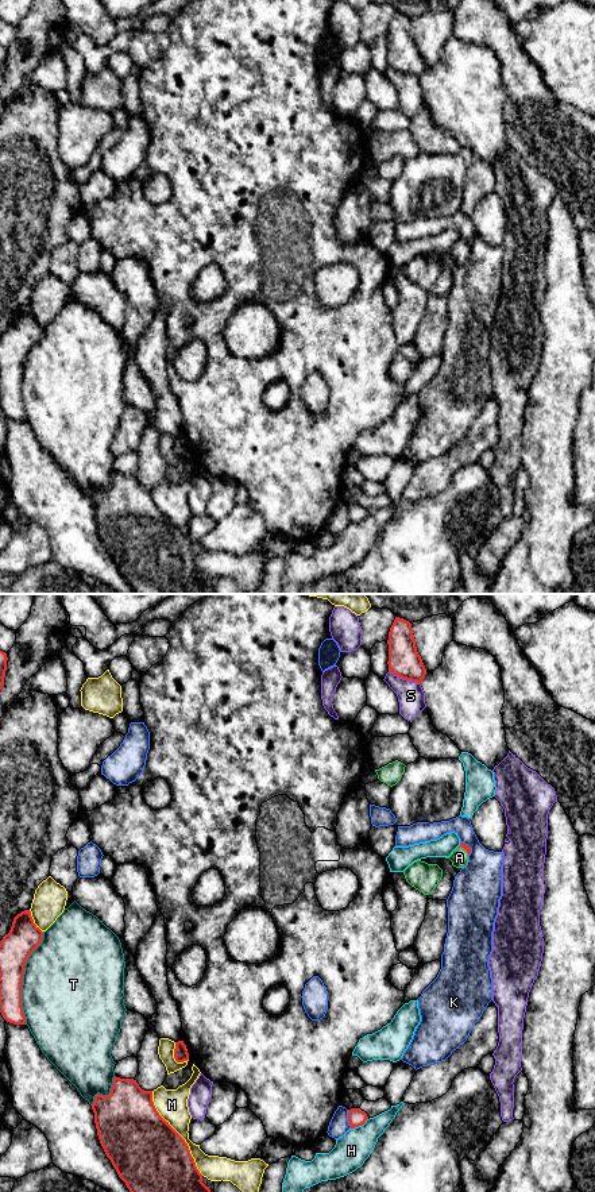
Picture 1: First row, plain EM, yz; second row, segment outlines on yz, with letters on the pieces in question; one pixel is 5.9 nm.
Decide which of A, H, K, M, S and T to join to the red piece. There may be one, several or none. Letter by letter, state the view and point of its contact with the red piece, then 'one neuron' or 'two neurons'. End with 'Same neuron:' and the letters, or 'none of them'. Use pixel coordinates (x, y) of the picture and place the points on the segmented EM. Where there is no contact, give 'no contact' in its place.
A: yz (464, 848) | one neuron
H: yz (359, 1125) | two neurons
K: yz (348, 1119) | two neurons
M: yz (177, 1133) | two neurons
S: yz (405, 678) | two neurons
T: yz (22, 978) | two neurons
Same neuron: A

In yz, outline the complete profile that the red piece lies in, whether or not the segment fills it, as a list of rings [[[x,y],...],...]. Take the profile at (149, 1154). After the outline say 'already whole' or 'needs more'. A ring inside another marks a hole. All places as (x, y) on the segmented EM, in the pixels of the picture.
[[[115,1076],[111,1093],[97,1093],[92,1110],[100,1143],[130,1192],[210,1192],[188,1143],[157,1111],[152,1091]]]; already whole

